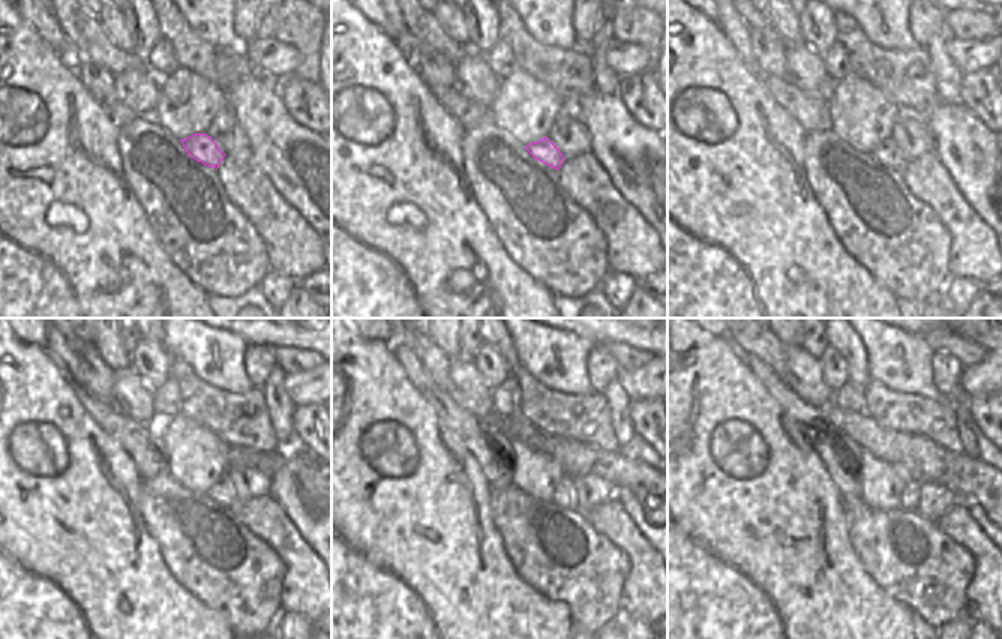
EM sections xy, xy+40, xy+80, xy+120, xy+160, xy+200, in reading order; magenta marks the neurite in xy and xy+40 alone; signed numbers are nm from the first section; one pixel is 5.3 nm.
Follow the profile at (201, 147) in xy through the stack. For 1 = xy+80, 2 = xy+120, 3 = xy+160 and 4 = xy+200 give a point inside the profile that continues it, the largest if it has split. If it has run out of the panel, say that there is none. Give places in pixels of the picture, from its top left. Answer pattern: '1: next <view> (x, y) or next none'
1: next xy+80 (887, 153)
2: next xy+120 (222, 492)
3: next xy+160 (563, 495)
4: next xy+200 (909, 495)

